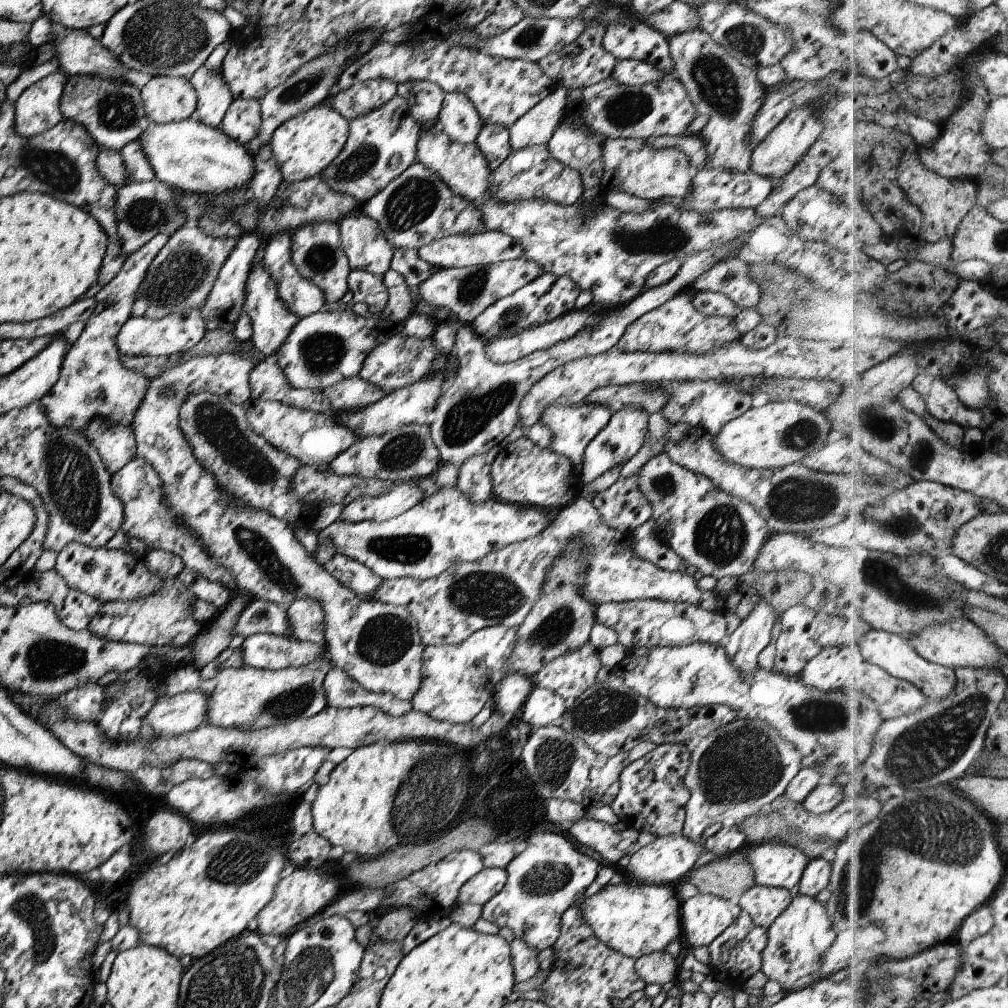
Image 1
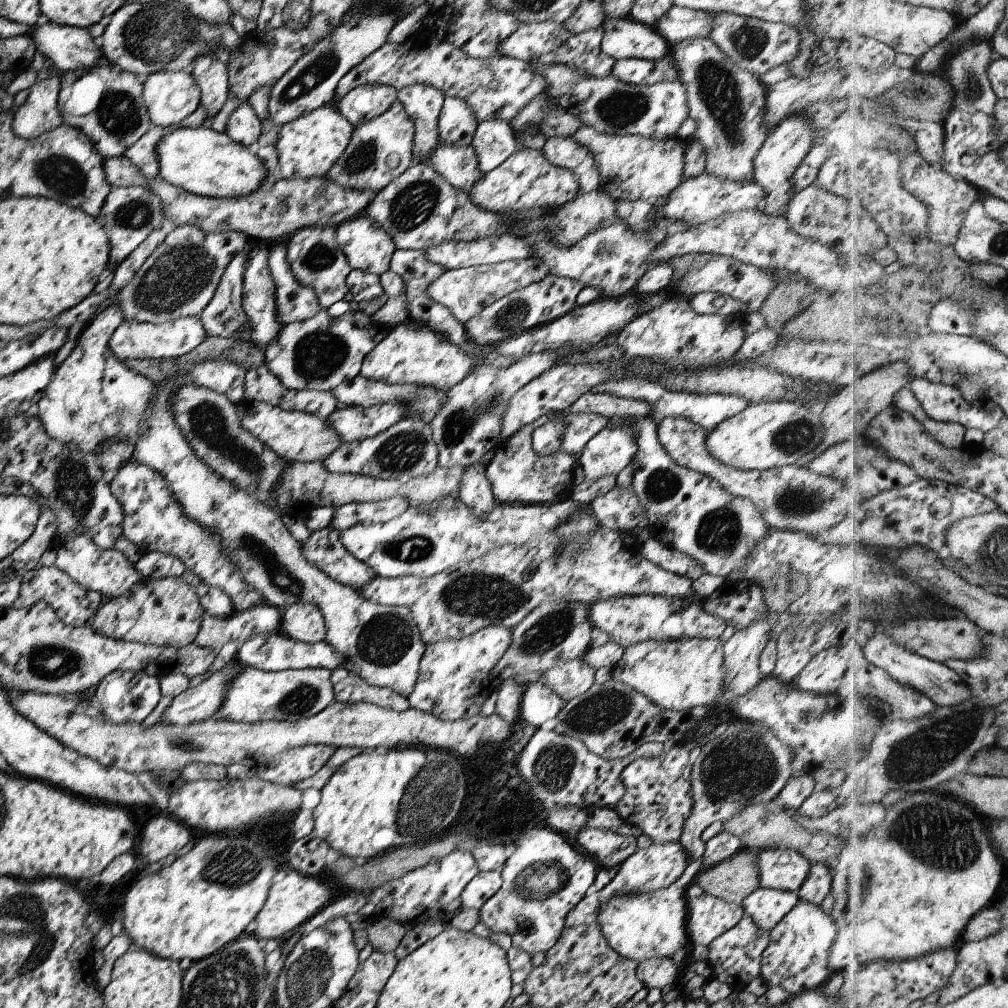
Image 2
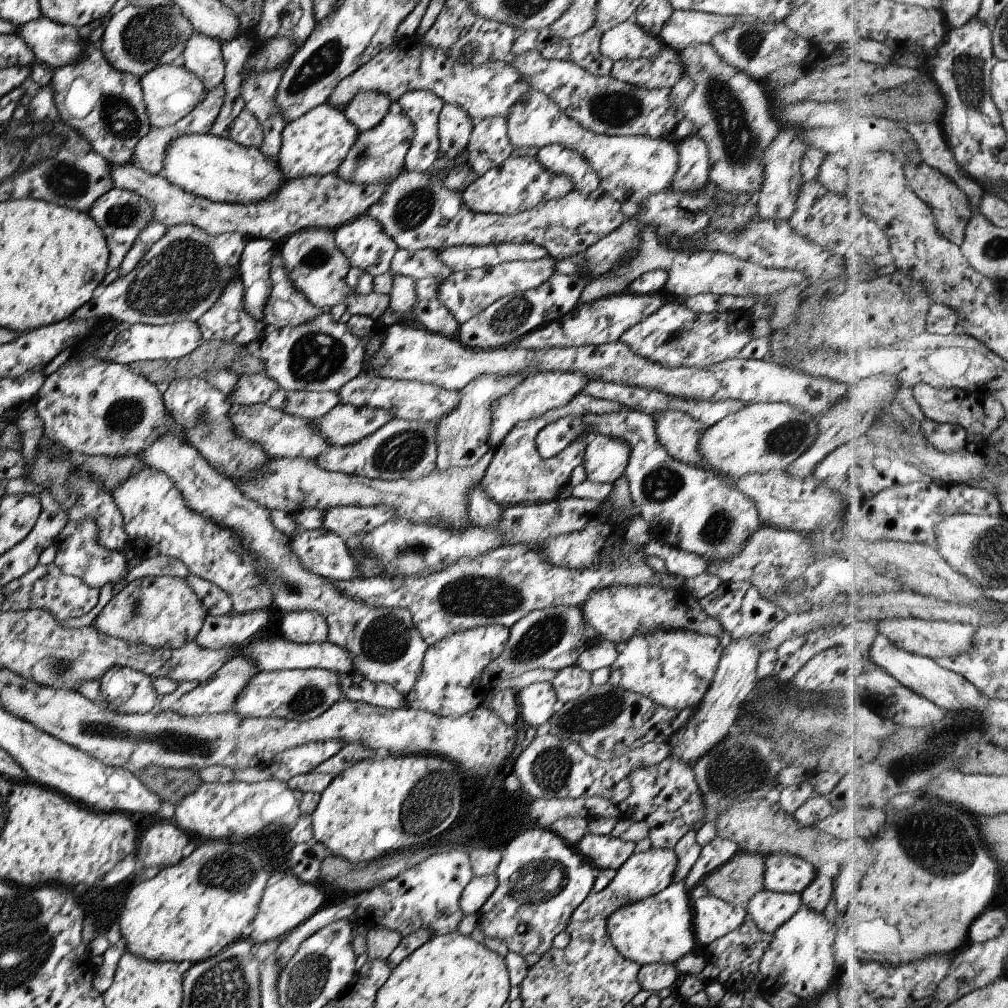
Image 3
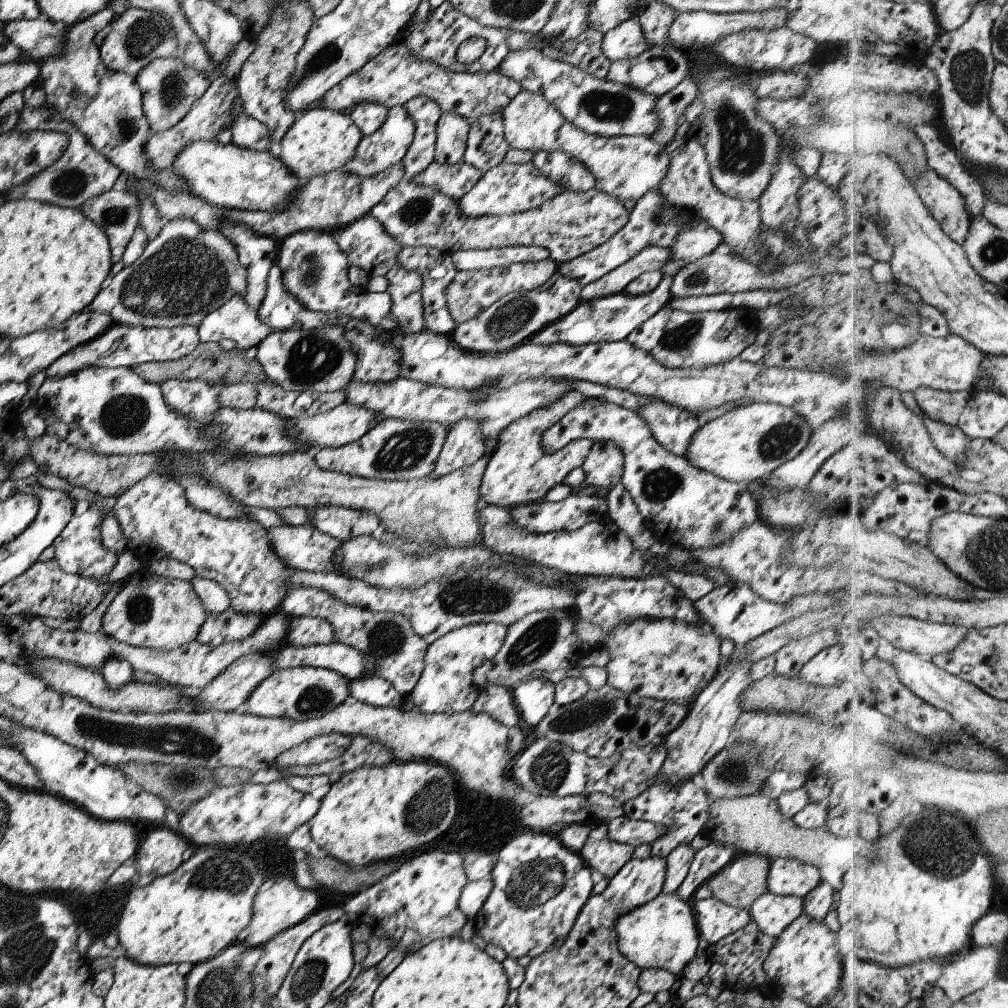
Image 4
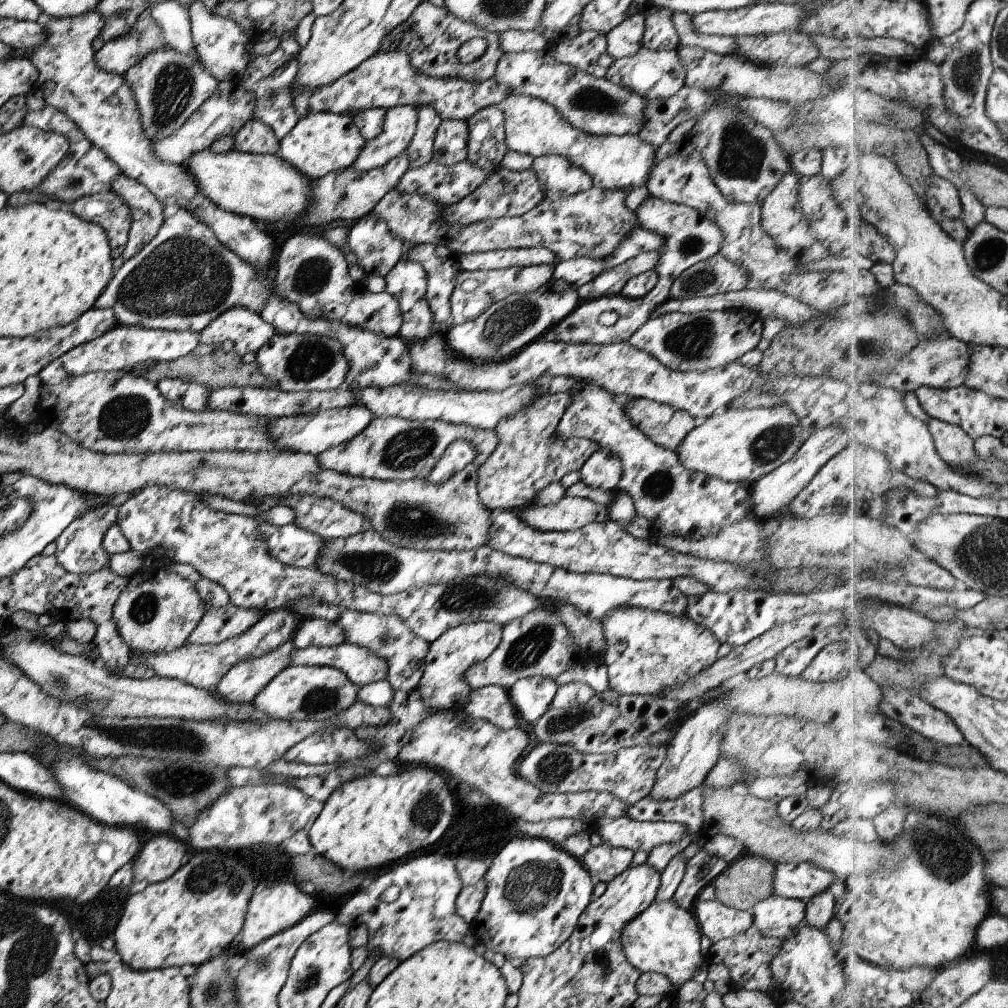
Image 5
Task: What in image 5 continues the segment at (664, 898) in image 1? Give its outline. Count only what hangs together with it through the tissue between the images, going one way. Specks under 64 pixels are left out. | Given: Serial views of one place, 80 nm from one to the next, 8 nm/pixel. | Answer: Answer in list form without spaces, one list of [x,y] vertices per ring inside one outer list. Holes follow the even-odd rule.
[[[670,900],[662,903],[651,903],[640,912],[621,931],[620,941],[628,963],[640,974],[662,974],[671,986],[671,993],[675,993],[684,982],[691,980],[694,974],[706,964],[699,947],[701,932],[696,918],[688,910],[675,906]]]

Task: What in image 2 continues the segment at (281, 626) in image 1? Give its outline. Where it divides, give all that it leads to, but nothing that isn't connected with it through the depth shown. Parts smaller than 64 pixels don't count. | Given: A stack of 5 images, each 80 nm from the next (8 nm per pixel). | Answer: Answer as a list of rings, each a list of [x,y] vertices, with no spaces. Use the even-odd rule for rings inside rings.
[[[261,602],[221,618],[204,613],[192,642],[217,653],[226,642],[243,642],[252,635],[279,632],[284,610]]]

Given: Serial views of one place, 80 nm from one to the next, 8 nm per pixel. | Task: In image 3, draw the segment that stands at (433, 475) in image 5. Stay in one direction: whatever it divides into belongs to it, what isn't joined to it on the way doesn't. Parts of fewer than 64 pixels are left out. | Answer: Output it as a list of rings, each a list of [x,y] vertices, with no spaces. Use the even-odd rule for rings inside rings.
[[[484,374],[467,383],[460,391],[459,404],[447,416],[444,416],[436,423],[436,463],[435,470],[443,472],[445,469],[453,467],[470,467],[475,464],[487,450],[489,450],[489,427],[491,424],[490,404],[501,395],[506,395],[519,381],[525,377],[520,375],[501,376]]]

